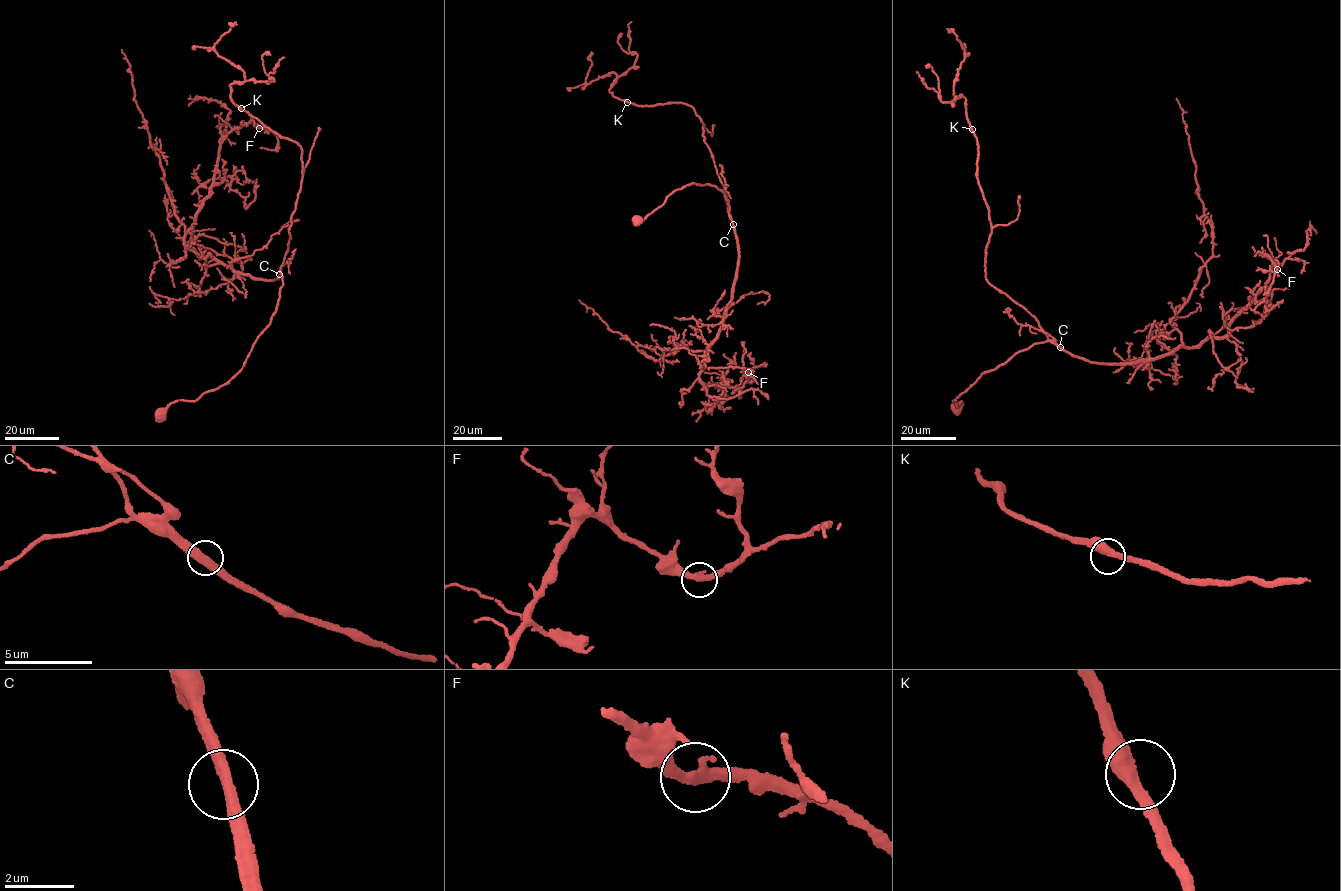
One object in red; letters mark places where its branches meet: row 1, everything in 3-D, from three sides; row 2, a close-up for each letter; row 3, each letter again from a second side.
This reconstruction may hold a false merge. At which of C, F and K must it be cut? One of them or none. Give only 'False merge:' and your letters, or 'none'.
False merge: none

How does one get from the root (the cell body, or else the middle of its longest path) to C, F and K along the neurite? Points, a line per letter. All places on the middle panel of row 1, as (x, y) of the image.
C: (637, 219), (643, 220), (663, 205), (671, 193), (694, 182), (714, 186), (722, 191), (728, 201), (733, 224)
F: (637, 219), (693, 182), (722, 191), (739, 257), (733, 297), (699, 381), (719, 387), (732, 363), (748, 372)
K: (637, 219), (693, 182), (722, 191), (729, 208), (729, 213), (703, 140), (703, 123), (691, 106), (627, 102)

